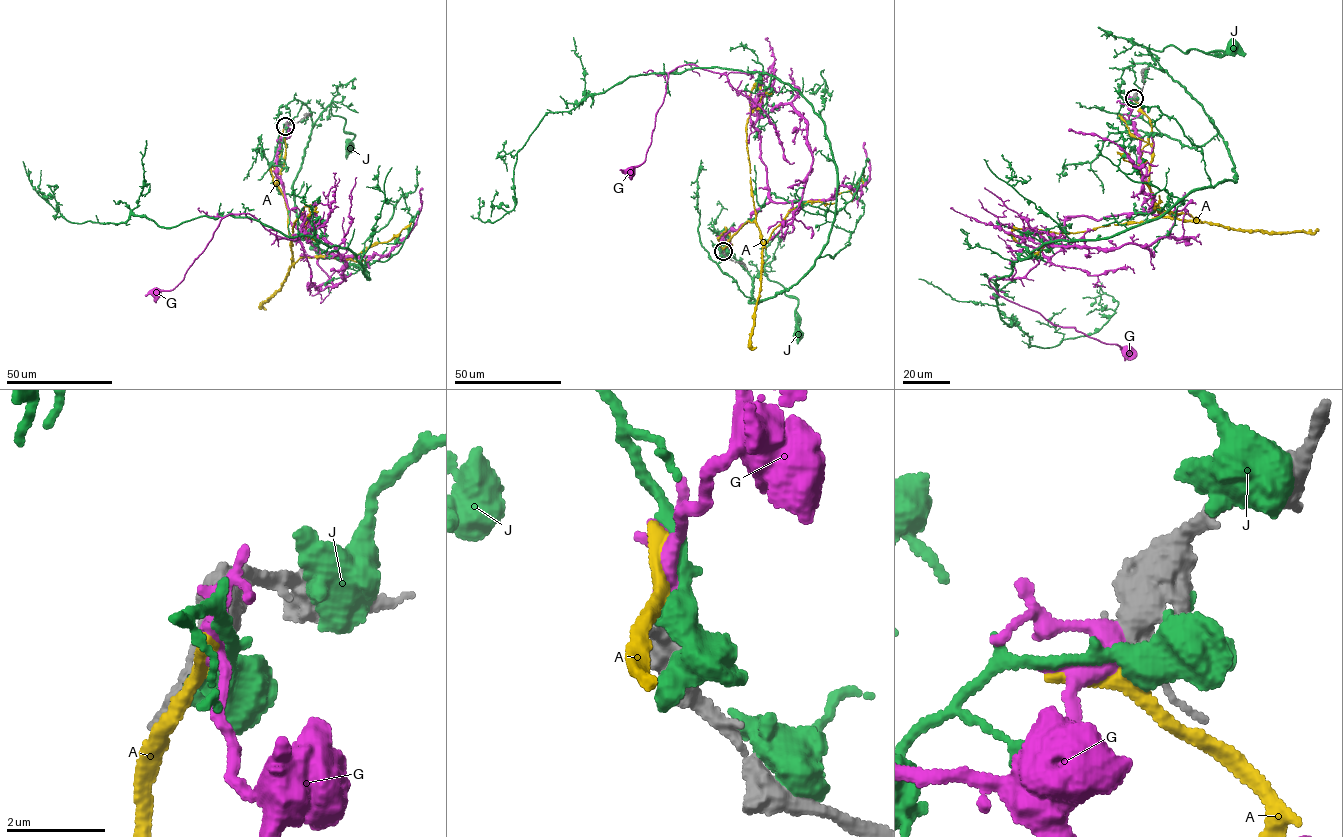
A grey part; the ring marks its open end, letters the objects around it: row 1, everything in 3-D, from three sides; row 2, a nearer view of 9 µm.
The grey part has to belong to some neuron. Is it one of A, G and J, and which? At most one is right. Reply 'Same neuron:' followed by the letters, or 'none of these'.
Same neuron: A

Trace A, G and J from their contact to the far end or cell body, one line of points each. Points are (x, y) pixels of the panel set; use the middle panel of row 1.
A: (723, 250), (725, 255), (728, 240), (748, 220), (755, 223), (765, 243), (791, 210), (846, 192), (864, 175)
G: (723, 251), (722, 237), (769, 200), (754, 103), (725, 74), (688, 64), (668, 73), (645, 160), (631, 170)
J: (724, 251), (722, 230), (726, 250), (718, 266), (751, 303), (752, 278), (761, 271), (798, 300), (798, 335)

